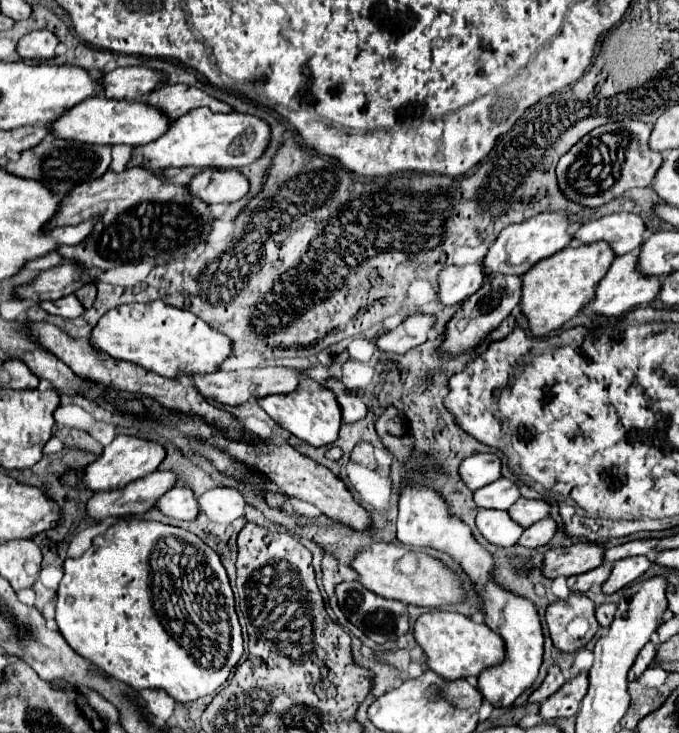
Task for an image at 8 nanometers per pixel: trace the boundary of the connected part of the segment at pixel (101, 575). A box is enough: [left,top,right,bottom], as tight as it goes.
[56,519,242,703]

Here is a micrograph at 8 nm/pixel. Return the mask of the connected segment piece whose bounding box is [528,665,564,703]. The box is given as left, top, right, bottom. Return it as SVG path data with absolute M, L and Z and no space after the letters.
M552 665L550 671L548 671L548 675L546 675L546 679L544 679L544 683L528 697L528 703L544 703L544 701L546 701L550 695L554 695L562 685L564 685L564 677L562 677L560 669L558 669L556 665Z

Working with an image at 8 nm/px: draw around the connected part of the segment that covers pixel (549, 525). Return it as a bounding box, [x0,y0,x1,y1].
[518,517,556,547]

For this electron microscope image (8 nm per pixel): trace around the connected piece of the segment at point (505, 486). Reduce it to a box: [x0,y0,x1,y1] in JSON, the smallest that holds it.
[474,477,520,509]

